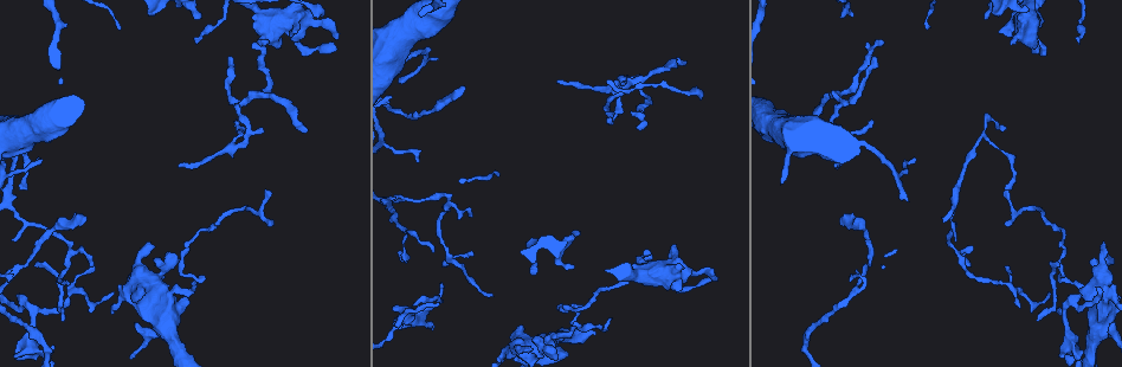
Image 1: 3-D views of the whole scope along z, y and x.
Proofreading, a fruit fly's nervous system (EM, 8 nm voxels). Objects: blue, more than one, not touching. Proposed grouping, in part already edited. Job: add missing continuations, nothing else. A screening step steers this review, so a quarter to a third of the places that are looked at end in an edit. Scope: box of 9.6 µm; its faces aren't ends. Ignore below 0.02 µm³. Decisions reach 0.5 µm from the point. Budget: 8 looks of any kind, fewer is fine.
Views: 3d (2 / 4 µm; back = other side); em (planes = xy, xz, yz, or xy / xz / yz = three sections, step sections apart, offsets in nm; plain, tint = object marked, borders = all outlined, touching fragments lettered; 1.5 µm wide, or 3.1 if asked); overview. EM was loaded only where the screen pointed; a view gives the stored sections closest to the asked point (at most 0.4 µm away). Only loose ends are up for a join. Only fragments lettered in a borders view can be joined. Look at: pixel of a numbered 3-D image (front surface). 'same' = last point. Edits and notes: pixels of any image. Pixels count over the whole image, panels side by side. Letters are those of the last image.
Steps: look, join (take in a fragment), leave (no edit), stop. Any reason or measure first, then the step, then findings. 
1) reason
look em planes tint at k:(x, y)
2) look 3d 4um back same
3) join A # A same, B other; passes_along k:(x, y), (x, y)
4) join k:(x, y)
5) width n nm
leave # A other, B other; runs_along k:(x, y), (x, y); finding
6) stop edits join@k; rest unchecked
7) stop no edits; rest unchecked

free end
look em yz step 4 tint at 1:(881, 45)

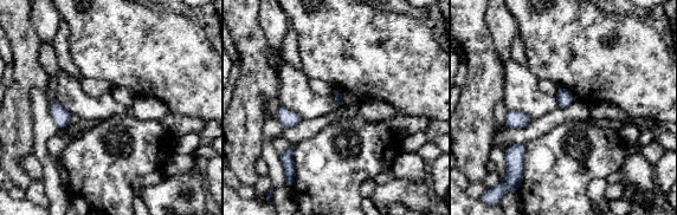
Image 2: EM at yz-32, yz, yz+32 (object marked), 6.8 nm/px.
look em planes borders same

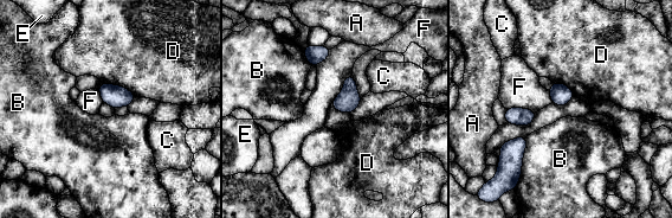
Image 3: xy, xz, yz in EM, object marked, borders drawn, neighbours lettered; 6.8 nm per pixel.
leave # A other, B other, C other, D other, E other, F other; border 3:(102, 82), (122, 85), (136, 96); no lettered fragment goes on from it

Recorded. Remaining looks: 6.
look 3d 4um back at 1:(303, 130)

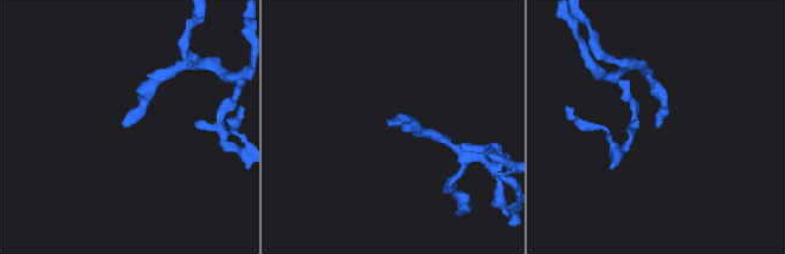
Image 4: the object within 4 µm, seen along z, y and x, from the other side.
look em xz step 4 borders at 4:(122, 124)

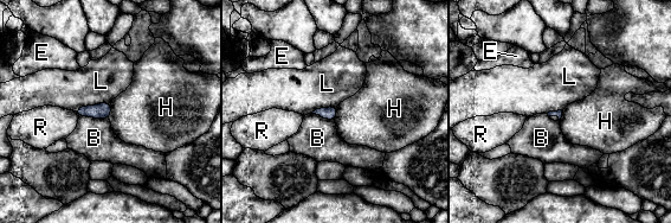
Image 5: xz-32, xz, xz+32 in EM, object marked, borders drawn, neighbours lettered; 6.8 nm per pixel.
leave # B other, E other, H other, L other, R other; border 5:(111, 103), (108, 118); none of them fits

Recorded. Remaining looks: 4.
look em planes borders at 1:(615, 113)

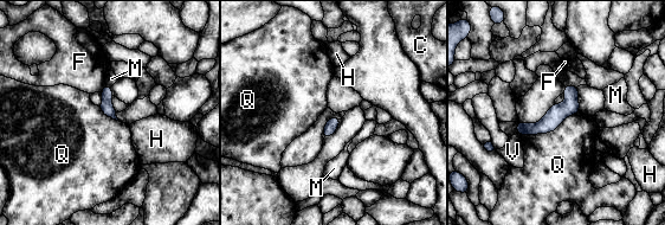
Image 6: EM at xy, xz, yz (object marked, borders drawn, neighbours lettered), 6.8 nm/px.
leave # C other, F other, H other, M other, Q other, V other; border 6:(574, 114), (550, 132), (521, 135); none of them fits

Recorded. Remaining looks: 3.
tapers out
look 3d 2um back at 1:(62, 319)

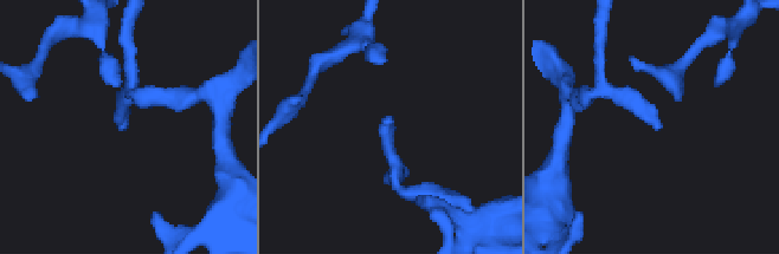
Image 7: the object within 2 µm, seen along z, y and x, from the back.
shape alone is not enough
look em xy step 4 borders at 7:(659, 130)

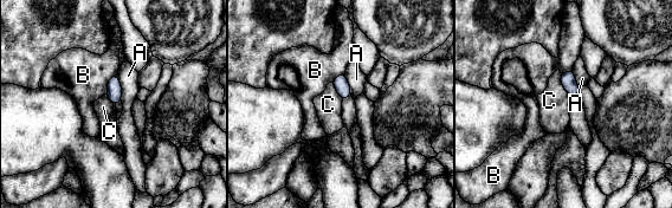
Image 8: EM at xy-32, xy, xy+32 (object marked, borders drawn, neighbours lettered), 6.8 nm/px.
longest_contact A 180 nm
leave # A other, B other, C other; none of them fits

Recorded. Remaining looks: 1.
stop no edits; rest unchecked

